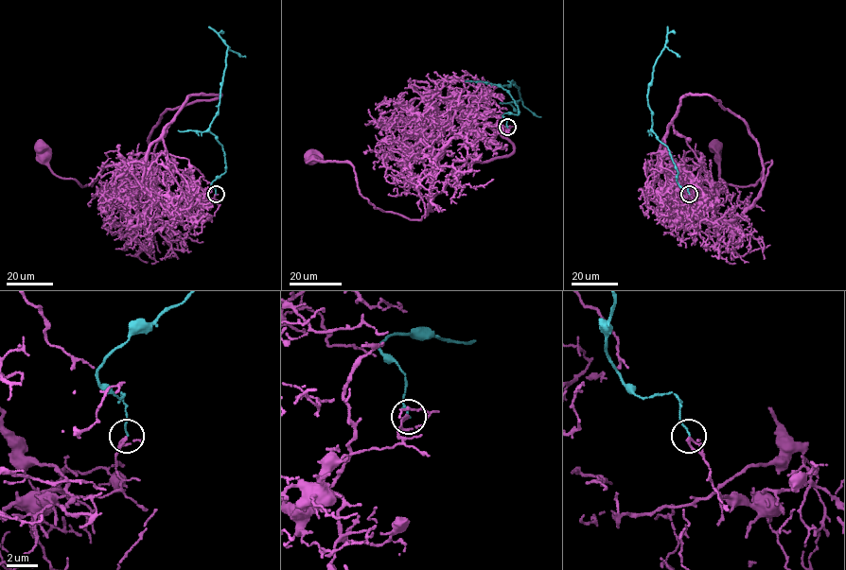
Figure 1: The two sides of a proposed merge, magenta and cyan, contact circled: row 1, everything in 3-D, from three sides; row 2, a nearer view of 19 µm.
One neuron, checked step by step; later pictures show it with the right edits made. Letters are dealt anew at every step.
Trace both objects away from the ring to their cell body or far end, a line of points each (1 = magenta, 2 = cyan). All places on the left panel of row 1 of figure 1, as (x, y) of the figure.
1: (216, 194), (212, 203), (154, 224), (135, 161), (108, 164), (82, 186), (57, 176), (42, 146)
2: (216, 194), (211, 183), (225, 171), (224, 152), (209, 129), (218, 112), (228, 46), (209, 26)

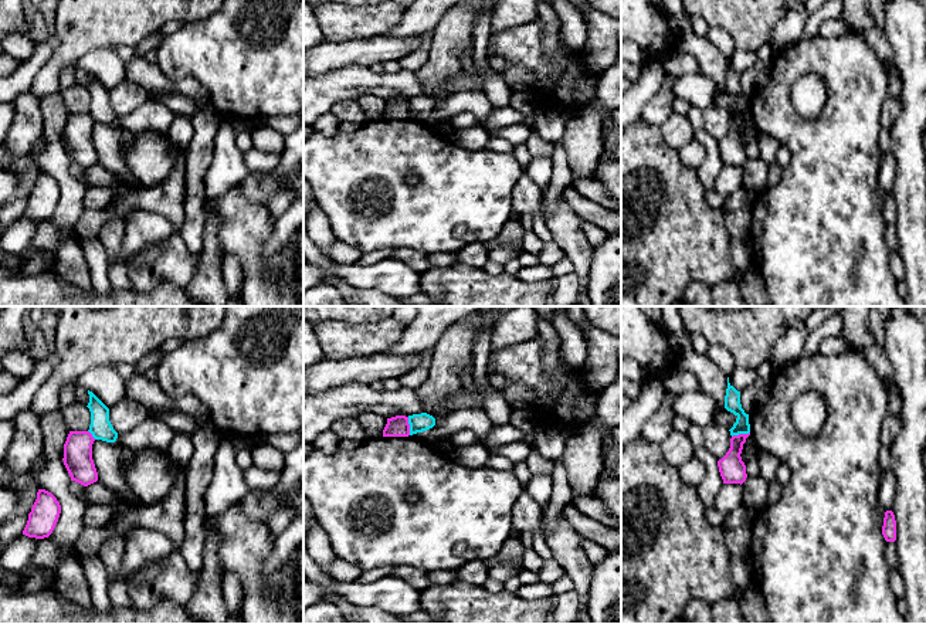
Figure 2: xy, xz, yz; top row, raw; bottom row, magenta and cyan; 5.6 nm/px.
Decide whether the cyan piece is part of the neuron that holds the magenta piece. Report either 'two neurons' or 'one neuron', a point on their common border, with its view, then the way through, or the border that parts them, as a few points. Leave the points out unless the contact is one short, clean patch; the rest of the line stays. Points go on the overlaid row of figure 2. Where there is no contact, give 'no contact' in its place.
two neurons; contact xz (409, 426); border xz (407, 417), (410, 434)

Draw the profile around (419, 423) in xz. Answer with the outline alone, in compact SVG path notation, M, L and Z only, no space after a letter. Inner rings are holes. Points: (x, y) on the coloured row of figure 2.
M427 413L408 416L410 435L427 431L435 425L435 418Z

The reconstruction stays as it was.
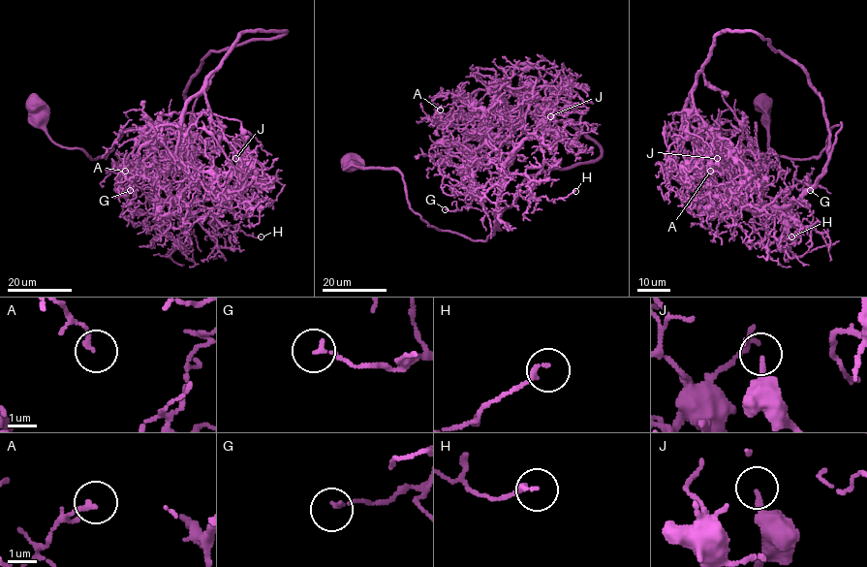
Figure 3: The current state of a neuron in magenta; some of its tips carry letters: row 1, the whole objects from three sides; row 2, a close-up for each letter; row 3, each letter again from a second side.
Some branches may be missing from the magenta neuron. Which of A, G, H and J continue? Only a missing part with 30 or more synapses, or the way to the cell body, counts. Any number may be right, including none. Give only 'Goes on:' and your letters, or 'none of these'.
Goes on: none of these

